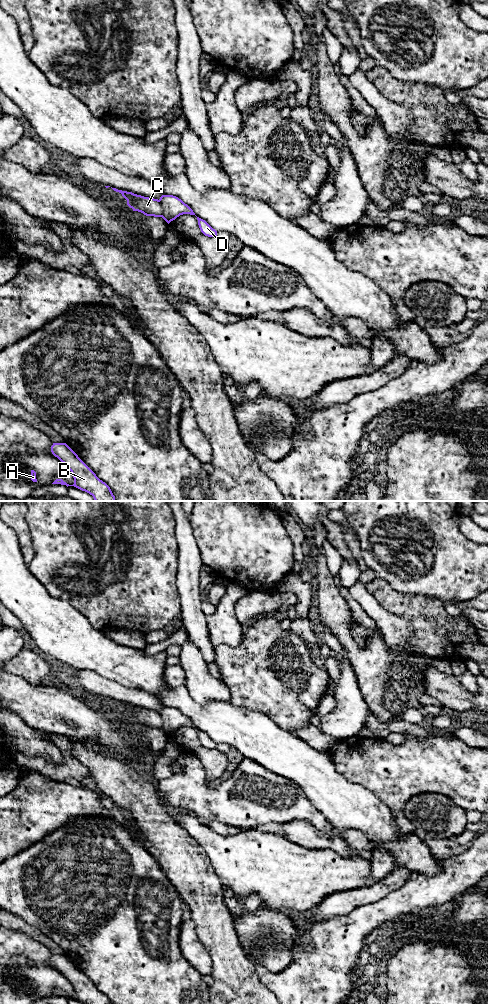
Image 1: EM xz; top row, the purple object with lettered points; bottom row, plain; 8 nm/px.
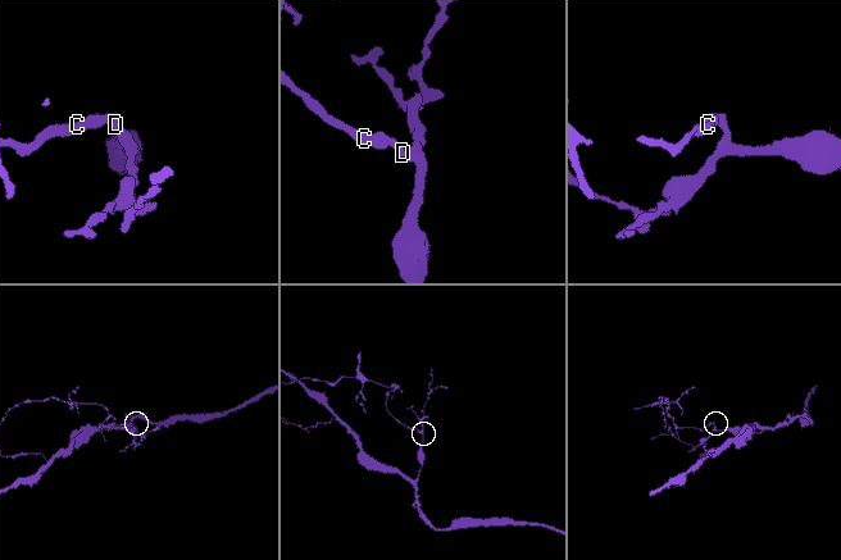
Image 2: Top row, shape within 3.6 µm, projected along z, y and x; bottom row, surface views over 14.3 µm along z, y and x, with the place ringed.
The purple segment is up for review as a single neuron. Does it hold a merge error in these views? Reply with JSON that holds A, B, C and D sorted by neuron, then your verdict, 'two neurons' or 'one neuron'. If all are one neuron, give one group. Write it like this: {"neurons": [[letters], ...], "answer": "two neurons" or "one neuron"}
{"neurons": [["A", "B", "D"], ["C"]], "answer": "two neurons"}

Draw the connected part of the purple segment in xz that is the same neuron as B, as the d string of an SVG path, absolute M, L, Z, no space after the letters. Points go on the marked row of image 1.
M53 443L51 452L65 464L74 478L73 485L62 479L56 479L52 484L74 486L92 495L95 501L116 501L110 487L100 480L66 443Z

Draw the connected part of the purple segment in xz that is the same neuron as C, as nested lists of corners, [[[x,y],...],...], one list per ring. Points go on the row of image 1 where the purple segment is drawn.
[[[116,188],[112,189],[122,194],[122,196],[127,200],[127,205],[132,208],[133,211],[141,212],[146,216],[162,216],[163,209],[158,199],[144,197],[132,192],[118,190]]]

